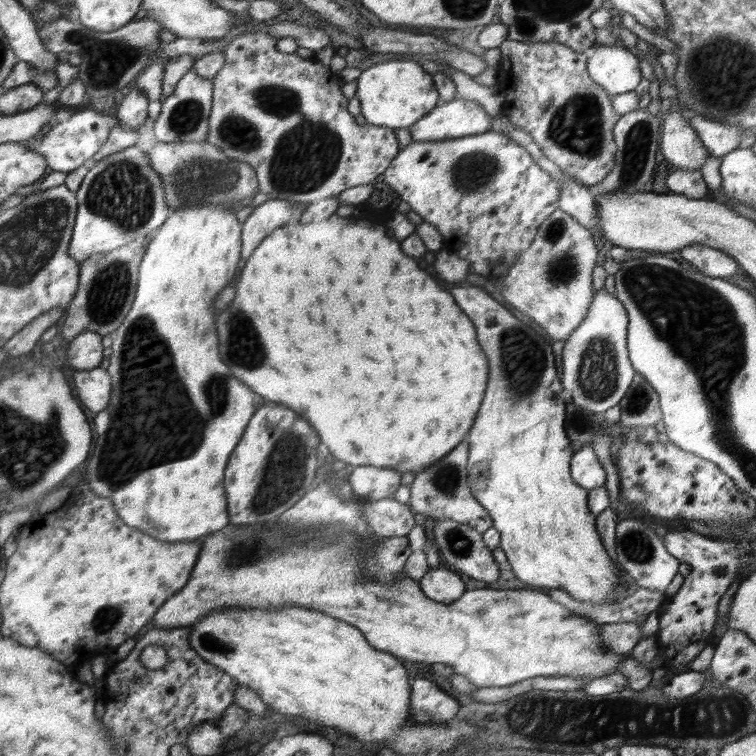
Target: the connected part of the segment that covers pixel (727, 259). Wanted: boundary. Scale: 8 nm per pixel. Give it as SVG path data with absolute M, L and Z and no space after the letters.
M694 244L682 249L682 260L685 265L712 278L726 278L738 272L739 264L724 252L706 245Z

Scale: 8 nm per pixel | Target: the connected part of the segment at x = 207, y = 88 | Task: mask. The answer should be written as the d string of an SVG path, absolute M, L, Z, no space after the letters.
M190 67L174 87L174 92L162 103L161 113L155 120L154 134L158 142L192 142L204 141L208 132L209 114L211 113L213 82L211 79L196 74Z

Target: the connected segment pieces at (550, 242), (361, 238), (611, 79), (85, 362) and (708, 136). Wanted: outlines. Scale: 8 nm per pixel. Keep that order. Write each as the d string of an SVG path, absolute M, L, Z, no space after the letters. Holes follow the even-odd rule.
M556 209L540 224L528 249L522 251L499 287L506 303L529 316L554 340L566 340L584 320L595 294L593 270L598 248L593 236L570 214Z
M336 216L316 224L300 224L296 220L274 230L274 233L260 242L246 262L240 280L236 282L236 298L230 302L230 308L224 310L216 320L220 338L218 356L222 363L226 362L234 378L240 379L265 400L268 398L268 403L284 402L290 408L296 408L296 414L304 416L312 424L312 428L322 438L322 444L326 444L326 448L332 456L336 456L336 460L342 460L352 468L370 465L376 468L391 468L400 473L418 473L446 456L454 446L462 442L464 434L470 430L486 392L488 360L476 342L474 324L466 318L466 314L462 314L454 298L446 290L442 290L434 278L420 270L416 260L406 256L400 250L400 244L384 236L384 232L384 226L366 228L360 222L356 224ZM426 278L430 278L430 288L426 288L424 284Z
M598 45L587 60L590 78L609 95L634 91L642 75L638 65L640 59L626 47Z
M81 332L68 342L67 356L70 365L80 370L100 367L105 349L101 340L102 337L95 332Z
M702 116L688 121L711 156L724 156L738 148L740 140L746 134L746 130L742 130L739 124L732 126L727 122L718 122Z

